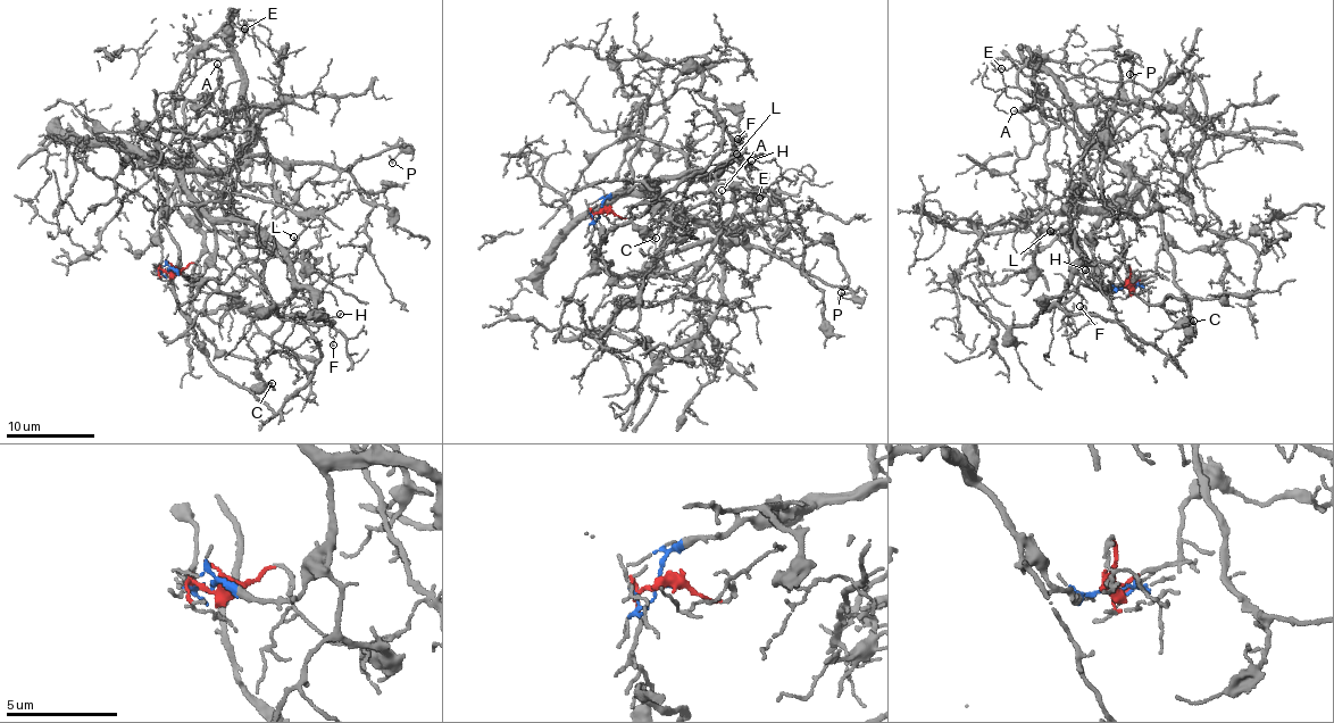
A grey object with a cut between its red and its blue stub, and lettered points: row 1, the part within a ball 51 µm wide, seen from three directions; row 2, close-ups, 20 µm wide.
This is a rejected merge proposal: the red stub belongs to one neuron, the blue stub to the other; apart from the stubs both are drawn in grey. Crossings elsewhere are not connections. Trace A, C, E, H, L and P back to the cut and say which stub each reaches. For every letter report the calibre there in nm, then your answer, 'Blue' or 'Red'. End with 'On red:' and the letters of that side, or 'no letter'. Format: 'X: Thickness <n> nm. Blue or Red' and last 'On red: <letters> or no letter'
A: Thickness 100 nm. Red
C: Thickness 190 nm. Red
E: Thickness 150 nm. Red
H: Thickness 120 nm. Blue
L: Thickness 130 nm. Blue
P: Thickness 110 nm. Blue
On red: A, C, E

